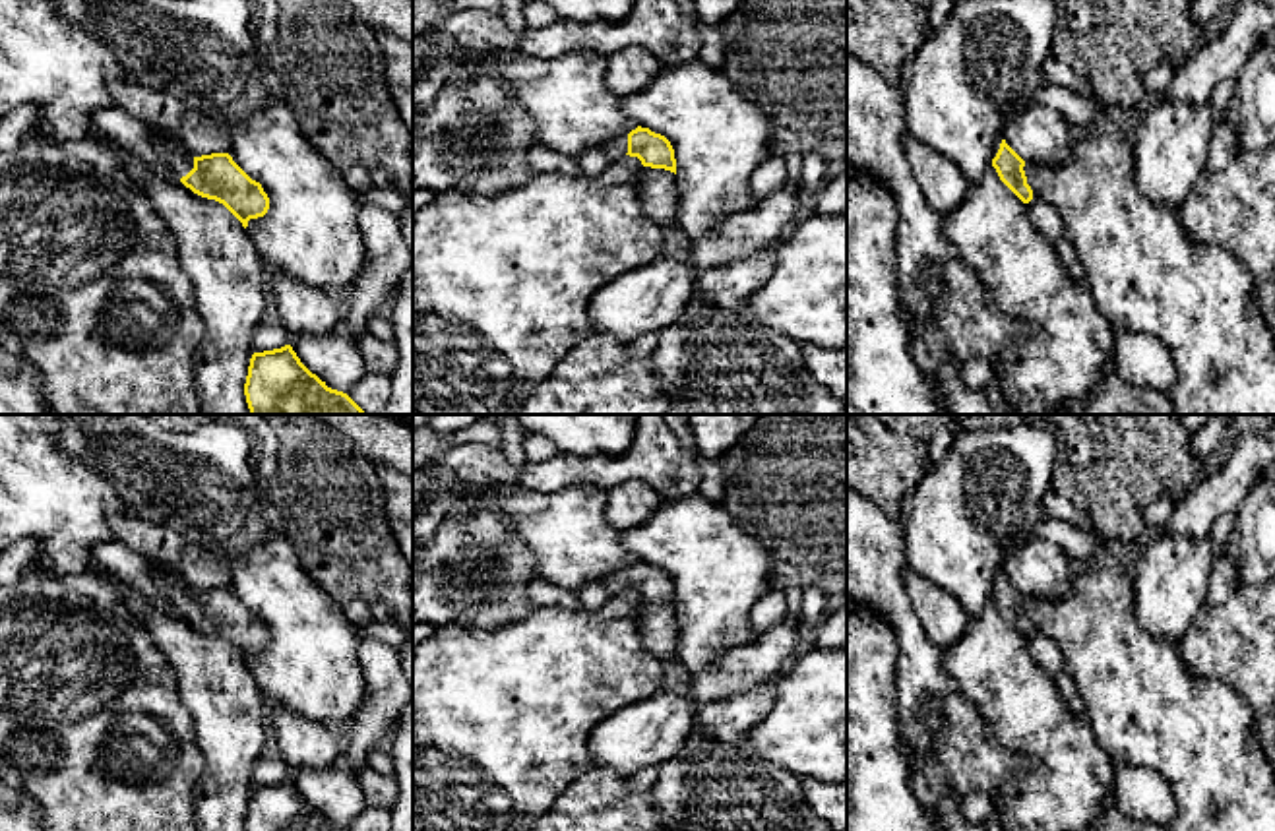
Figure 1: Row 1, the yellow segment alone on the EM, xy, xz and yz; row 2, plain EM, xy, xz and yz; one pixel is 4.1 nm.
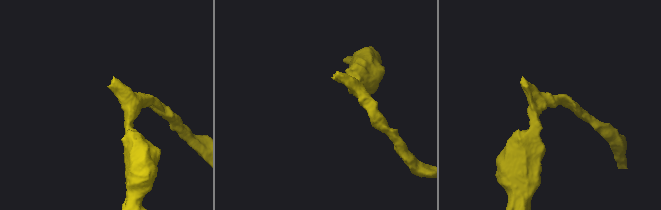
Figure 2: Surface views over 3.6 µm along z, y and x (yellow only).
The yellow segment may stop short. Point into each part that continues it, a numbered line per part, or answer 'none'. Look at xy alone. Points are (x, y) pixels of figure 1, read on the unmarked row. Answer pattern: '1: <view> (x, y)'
1: xy (181, 595)

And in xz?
1: xz (617, 582)

